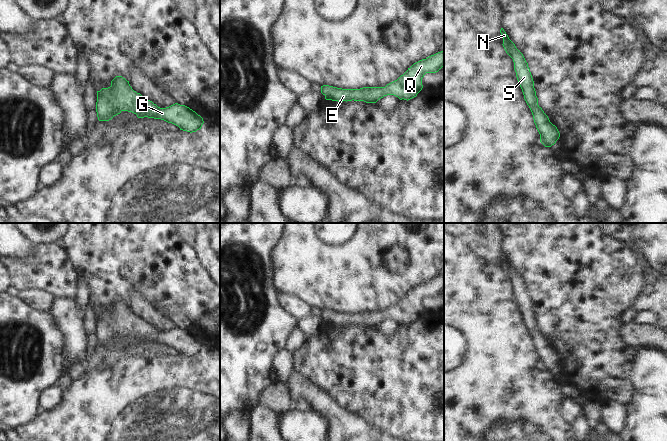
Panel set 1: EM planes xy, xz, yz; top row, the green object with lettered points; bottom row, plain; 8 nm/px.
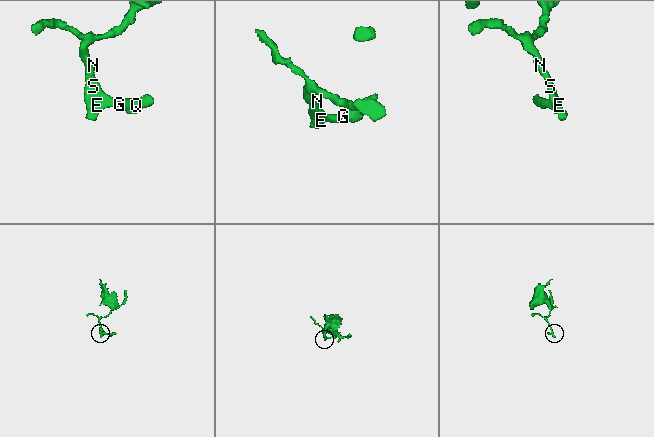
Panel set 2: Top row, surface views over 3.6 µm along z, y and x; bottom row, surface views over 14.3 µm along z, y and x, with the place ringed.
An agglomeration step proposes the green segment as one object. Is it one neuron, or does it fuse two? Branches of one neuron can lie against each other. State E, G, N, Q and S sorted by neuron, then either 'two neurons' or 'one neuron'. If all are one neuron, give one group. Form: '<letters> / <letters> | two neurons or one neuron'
E G N Q S | one neuron

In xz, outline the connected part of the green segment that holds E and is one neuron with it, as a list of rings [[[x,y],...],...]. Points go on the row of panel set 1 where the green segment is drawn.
[[[444,51],[414,63],[397,80],[385,87],[363,87],[360,89],[342,89],[329,85],[321,86],[321,93],[326,100],[332,101],[364,101],[376,103],[387,95],[394,95],[400,100],[410,100],[422,90],[422,78],[426,73],[436,73],[444,66]]]

